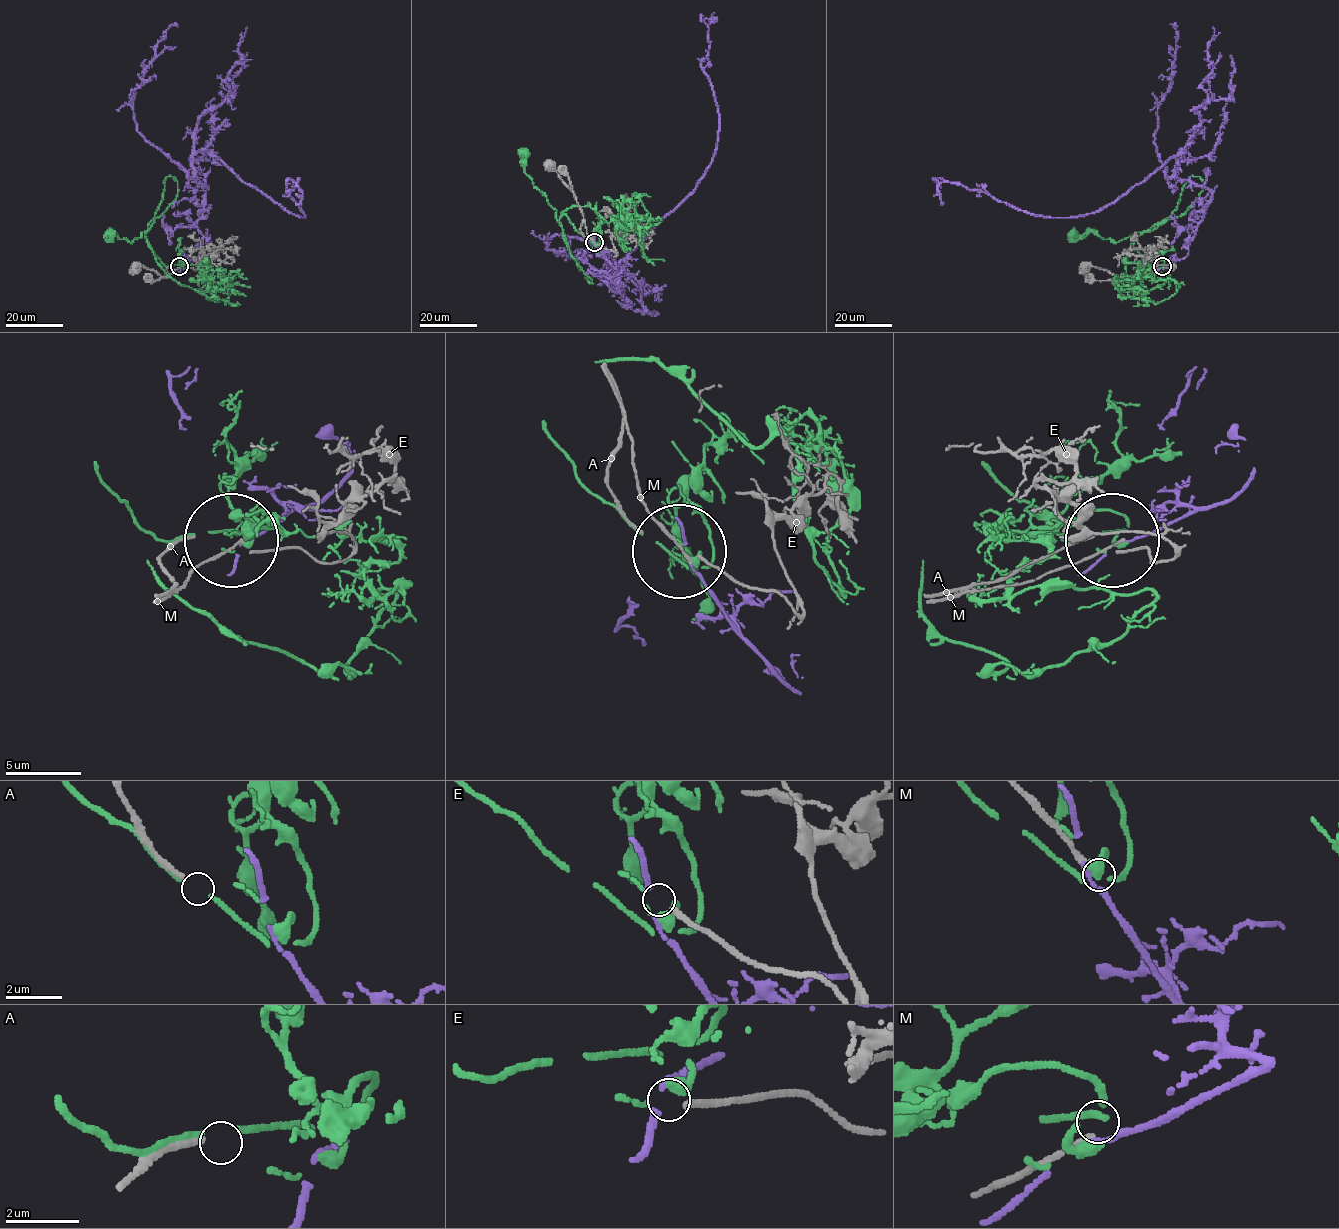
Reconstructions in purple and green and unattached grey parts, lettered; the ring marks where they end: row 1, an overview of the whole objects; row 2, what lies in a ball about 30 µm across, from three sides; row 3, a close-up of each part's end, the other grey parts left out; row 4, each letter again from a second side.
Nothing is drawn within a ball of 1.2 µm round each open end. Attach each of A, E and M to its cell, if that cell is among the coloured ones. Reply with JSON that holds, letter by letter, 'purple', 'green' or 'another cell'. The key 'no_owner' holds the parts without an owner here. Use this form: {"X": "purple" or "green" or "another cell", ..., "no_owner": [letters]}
{"A": "another cell", "E": "green", "M": "another cell", "no_owner": ["A", "M"]}

